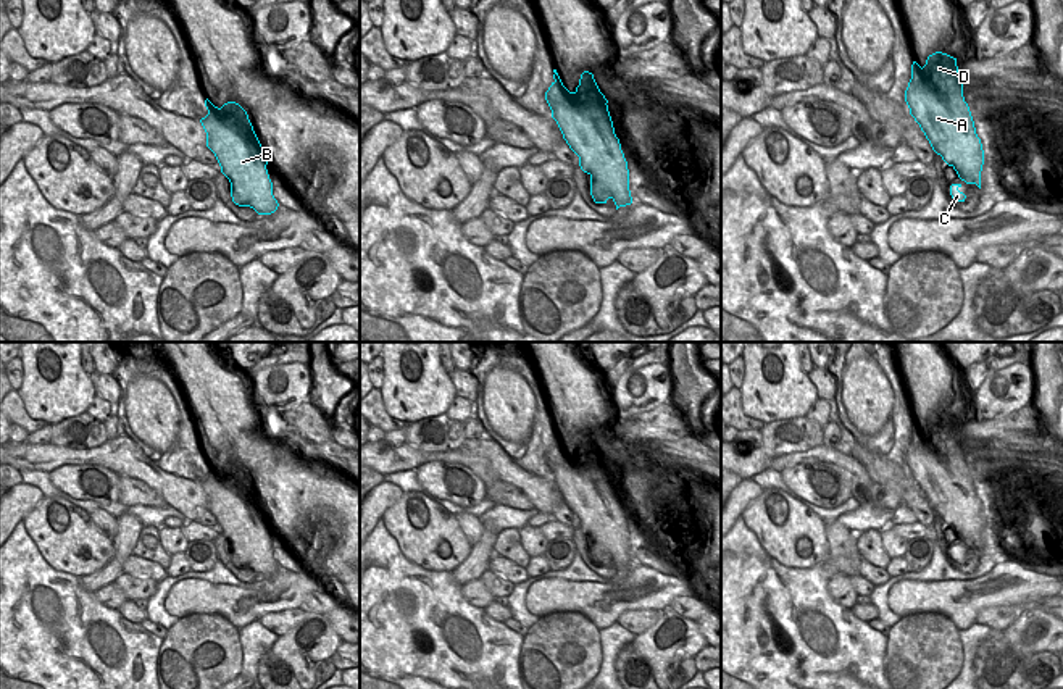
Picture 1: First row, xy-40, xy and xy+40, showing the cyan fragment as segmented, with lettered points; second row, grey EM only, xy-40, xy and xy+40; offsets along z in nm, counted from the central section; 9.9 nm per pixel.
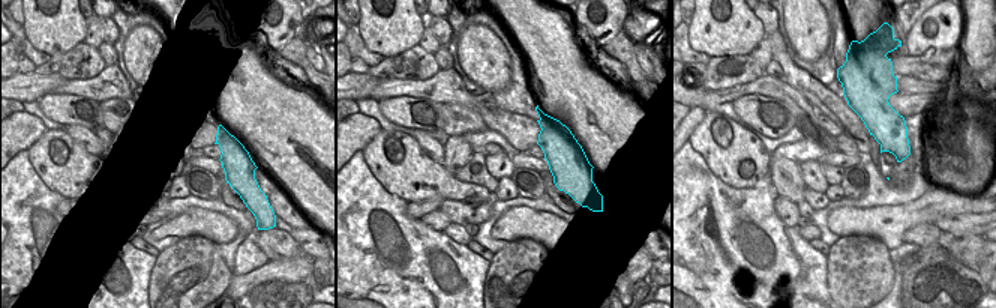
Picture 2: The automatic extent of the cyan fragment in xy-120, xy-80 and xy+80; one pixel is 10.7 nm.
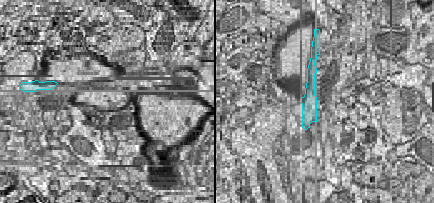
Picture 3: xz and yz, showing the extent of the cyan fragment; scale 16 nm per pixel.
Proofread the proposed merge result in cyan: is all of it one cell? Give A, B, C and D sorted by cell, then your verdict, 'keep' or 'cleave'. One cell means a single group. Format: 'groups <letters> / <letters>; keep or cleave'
groups A B C D; keep

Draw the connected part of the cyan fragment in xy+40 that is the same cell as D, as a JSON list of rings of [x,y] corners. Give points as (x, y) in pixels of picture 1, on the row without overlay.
[[[936,413],[923,429],[913,423],[905,463],[932,512],[961,542],[981,550],[984,512],[963,458],[957,420]]]

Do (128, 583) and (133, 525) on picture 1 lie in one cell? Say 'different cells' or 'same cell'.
different cells

